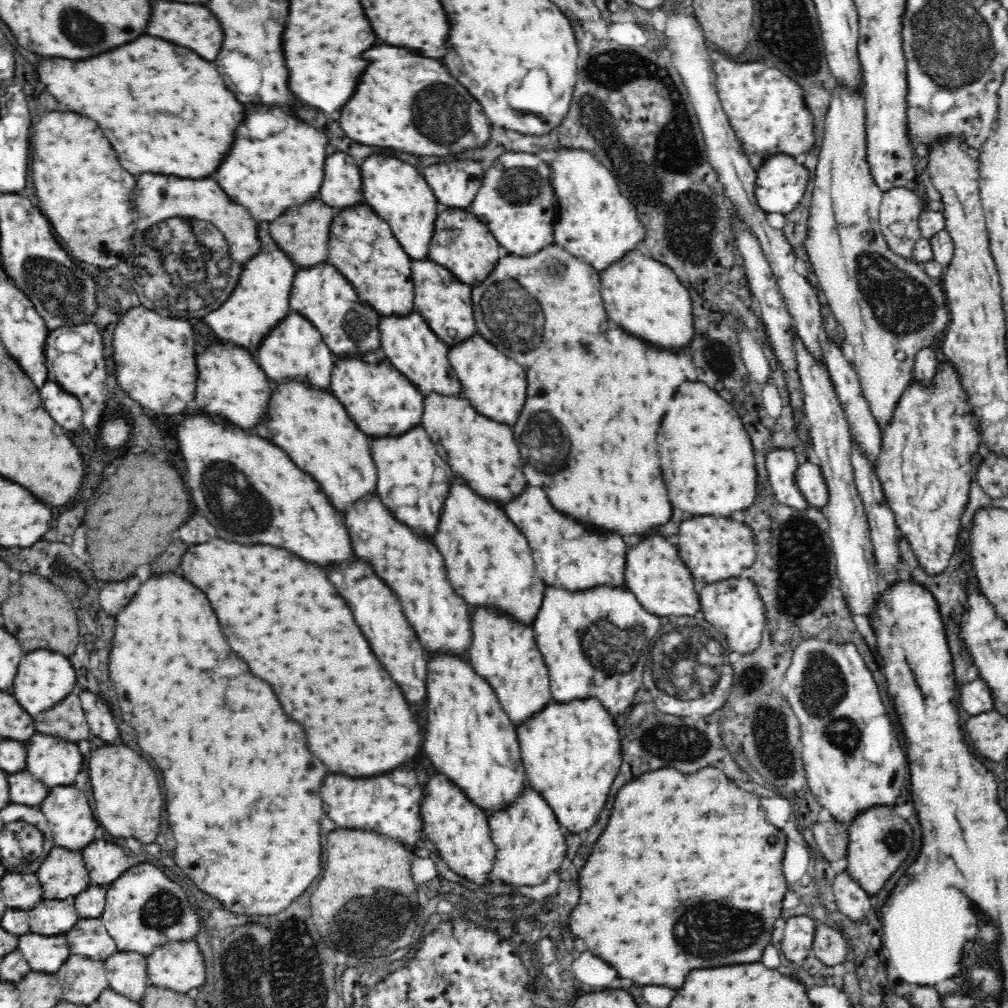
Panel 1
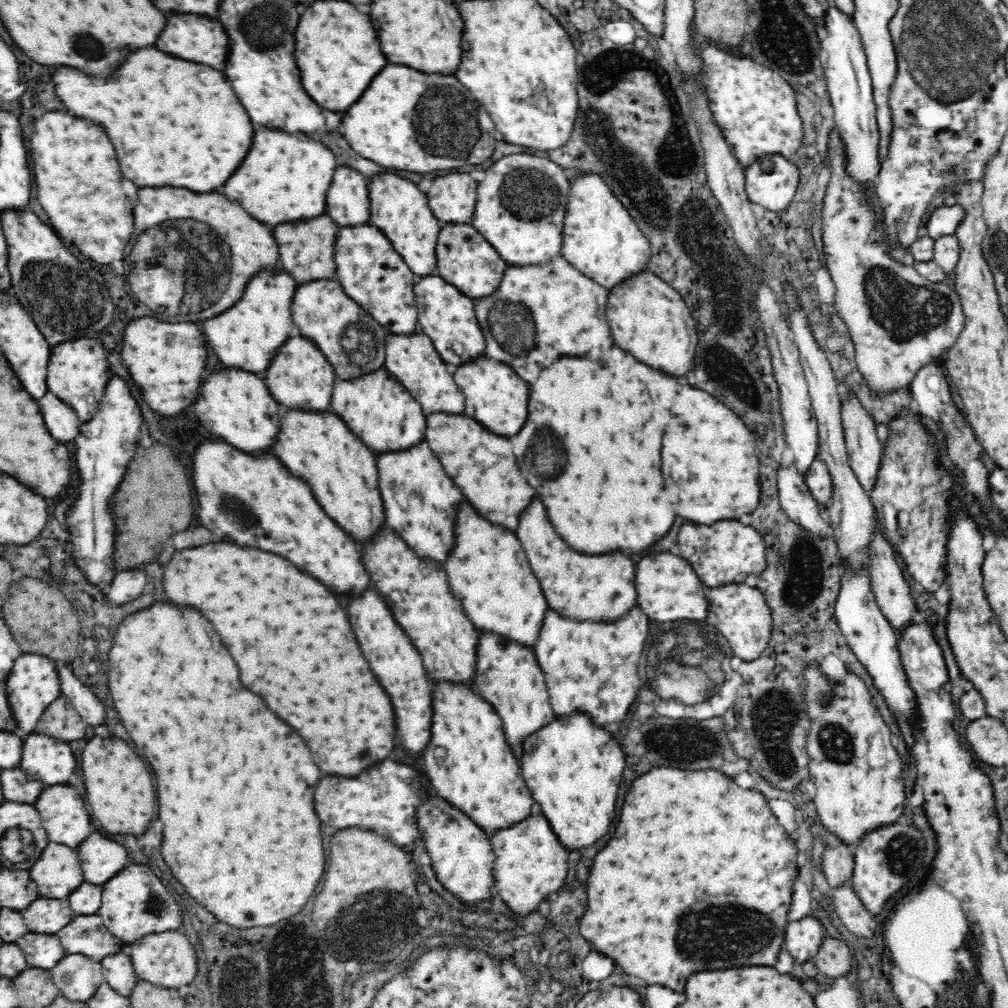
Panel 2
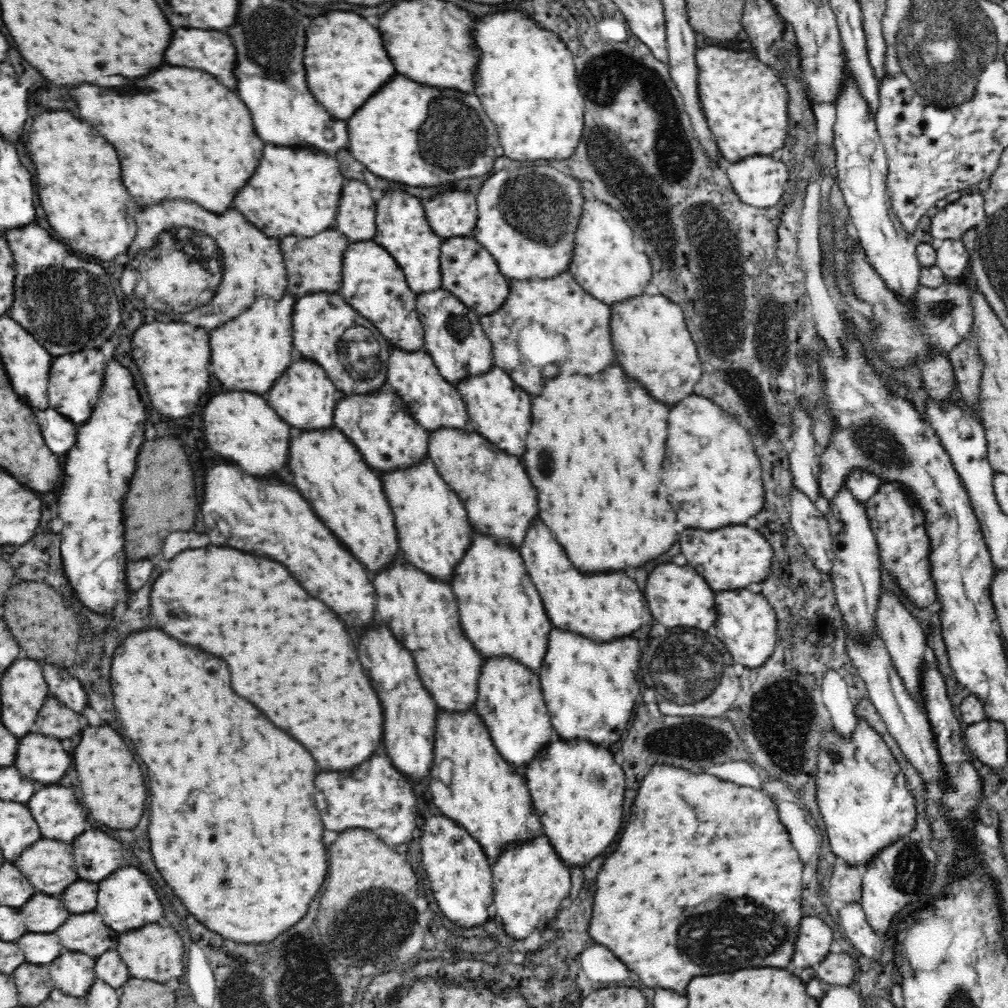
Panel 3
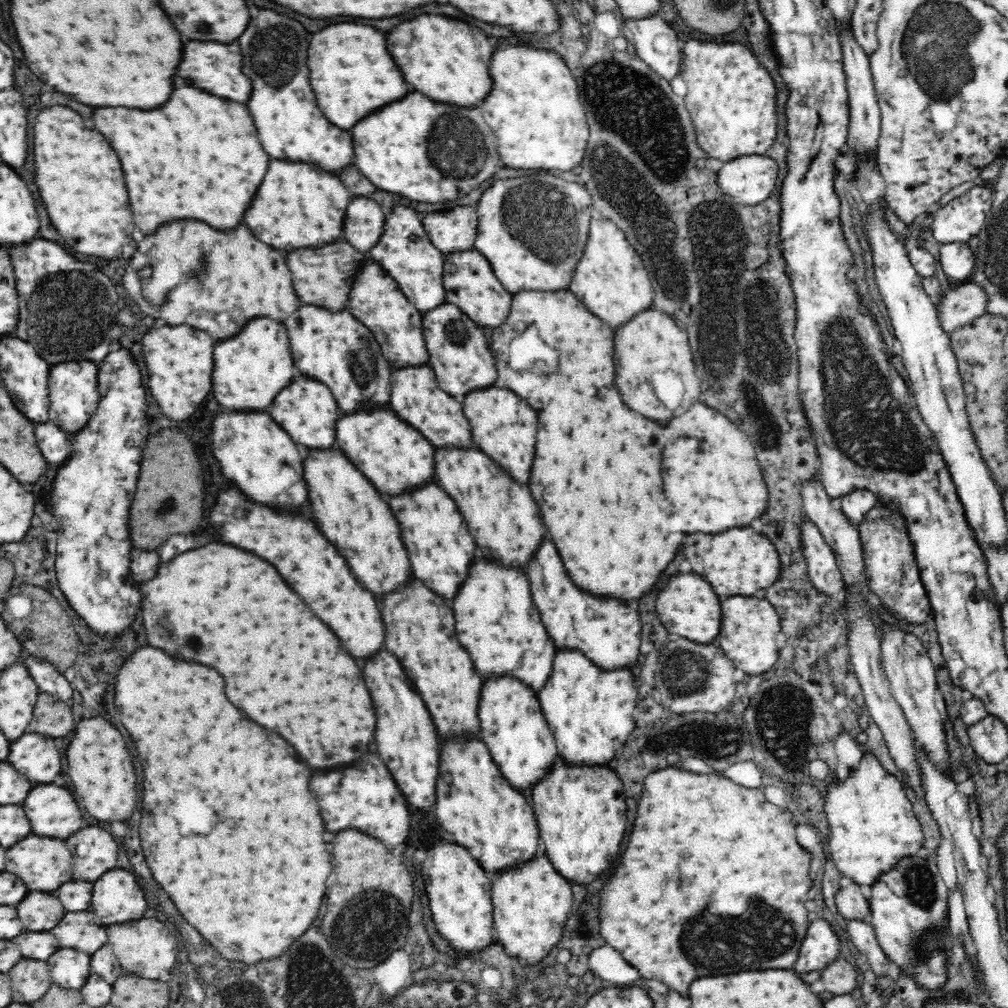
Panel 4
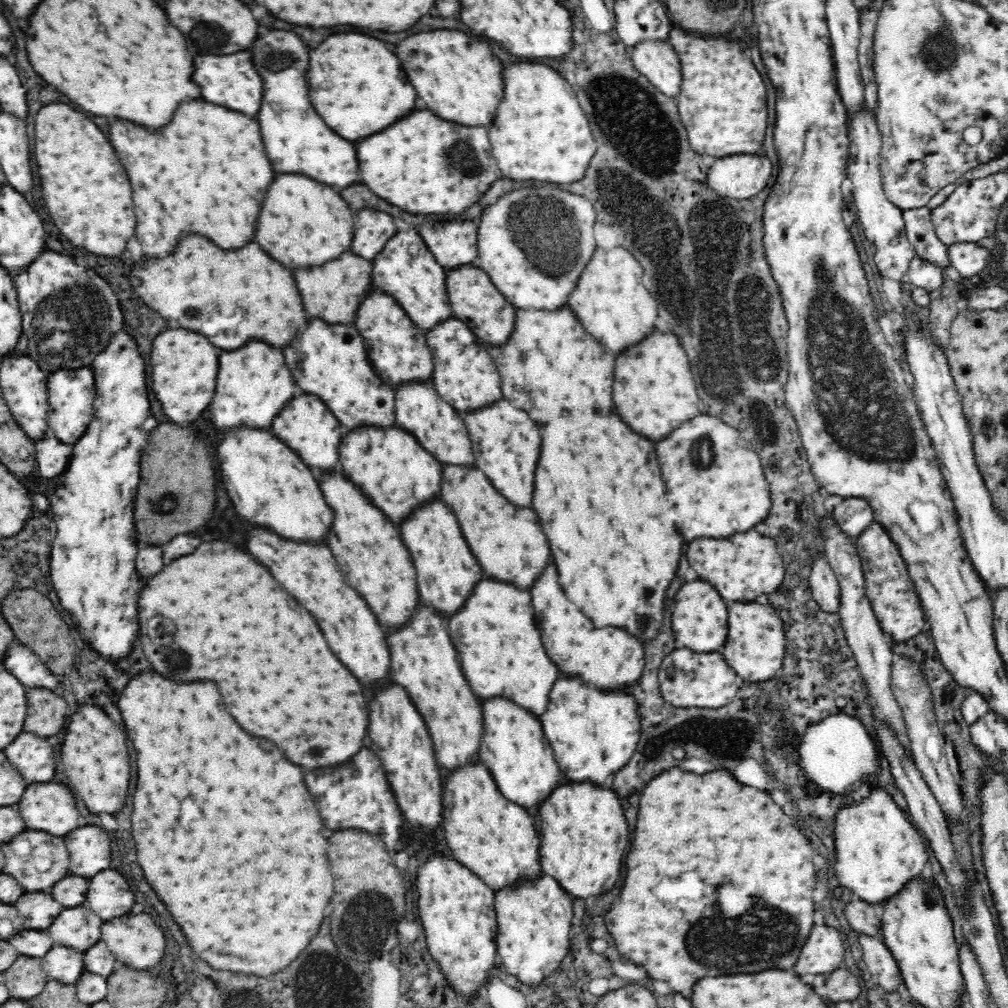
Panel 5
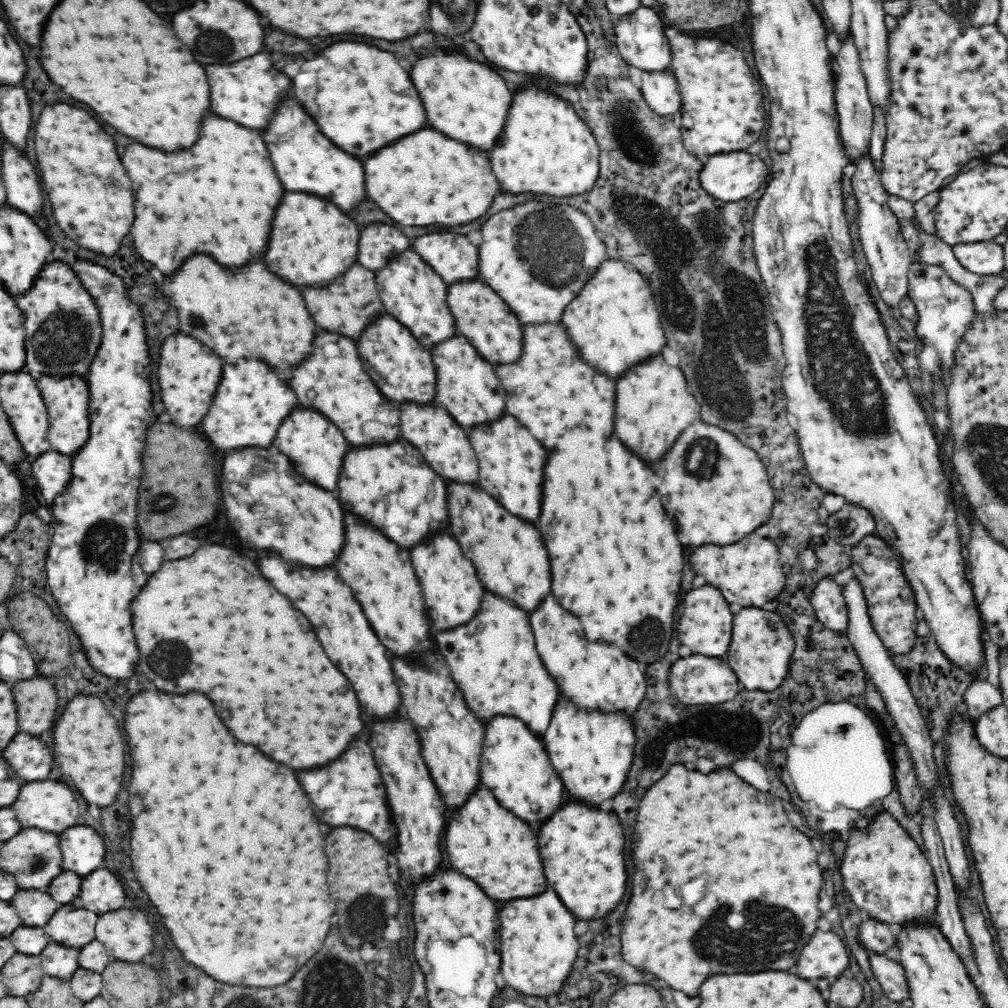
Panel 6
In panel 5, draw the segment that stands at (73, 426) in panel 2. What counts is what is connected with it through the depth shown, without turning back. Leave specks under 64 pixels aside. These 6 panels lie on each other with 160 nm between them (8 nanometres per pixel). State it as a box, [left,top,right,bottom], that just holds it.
[35,436,72,478]

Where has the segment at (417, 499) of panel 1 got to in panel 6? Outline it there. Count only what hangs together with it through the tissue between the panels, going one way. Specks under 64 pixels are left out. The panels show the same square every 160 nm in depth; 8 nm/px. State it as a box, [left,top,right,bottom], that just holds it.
[410,532,484,630]

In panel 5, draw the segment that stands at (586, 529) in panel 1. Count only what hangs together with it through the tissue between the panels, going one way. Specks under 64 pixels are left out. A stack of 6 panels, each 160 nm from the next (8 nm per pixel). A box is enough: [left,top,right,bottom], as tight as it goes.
[532,564,644,693]

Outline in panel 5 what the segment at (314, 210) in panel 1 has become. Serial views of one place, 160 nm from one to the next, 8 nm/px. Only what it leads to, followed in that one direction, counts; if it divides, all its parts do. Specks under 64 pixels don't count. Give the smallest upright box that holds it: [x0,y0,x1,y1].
[294,252,374,325]

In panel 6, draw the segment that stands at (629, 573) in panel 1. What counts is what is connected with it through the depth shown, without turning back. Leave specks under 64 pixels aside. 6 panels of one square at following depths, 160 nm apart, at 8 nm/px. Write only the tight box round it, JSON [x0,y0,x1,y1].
[678,586,732,656]

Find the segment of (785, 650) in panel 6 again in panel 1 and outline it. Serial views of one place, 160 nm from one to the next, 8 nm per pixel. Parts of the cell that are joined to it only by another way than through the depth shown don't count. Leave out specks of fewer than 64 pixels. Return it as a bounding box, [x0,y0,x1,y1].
[699,578,767,655]

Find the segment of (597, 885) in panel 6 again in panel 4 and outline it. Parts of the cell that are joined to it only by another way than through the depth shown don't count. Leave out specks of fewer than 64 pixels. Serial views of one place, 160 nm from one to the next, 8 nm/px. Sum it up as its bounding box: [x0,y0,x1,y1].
[532,764,626,884]

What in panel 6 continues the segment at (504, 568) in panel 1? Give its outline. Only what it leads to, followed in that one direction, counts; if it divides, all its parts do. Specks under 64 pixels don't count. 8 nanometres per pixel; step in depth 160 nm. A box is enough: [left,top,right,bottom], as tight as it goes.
[436,592,558,738]

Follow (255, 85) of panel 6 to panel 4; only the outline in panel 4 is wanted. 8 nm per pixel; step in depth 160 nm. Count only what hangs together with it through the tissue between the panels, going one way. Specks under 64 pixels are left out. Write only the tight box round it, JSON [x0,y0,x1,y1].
[178,42,252,102]

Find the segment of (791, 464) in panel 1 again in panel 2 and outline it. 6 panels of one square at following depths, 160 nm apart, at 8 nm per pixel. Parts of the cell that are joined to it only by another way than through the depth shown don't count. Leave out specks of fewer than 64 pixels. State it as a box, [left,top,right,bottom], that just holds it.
[777,467,832,539]

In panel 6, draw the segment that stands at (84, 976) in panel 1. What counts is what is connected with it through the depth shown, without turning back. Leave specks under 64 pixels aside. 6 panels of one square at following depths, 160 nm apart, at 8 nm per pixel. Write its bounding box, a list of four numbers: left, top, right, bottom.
[40,944,79,981]

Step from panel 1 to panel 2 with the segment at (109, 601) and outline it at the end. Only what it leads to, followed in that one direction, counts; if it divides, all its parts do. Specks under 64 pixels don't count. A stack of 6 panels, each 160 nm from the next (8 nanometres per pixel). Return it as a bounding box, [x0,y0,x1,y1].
[106,566,146,605]

